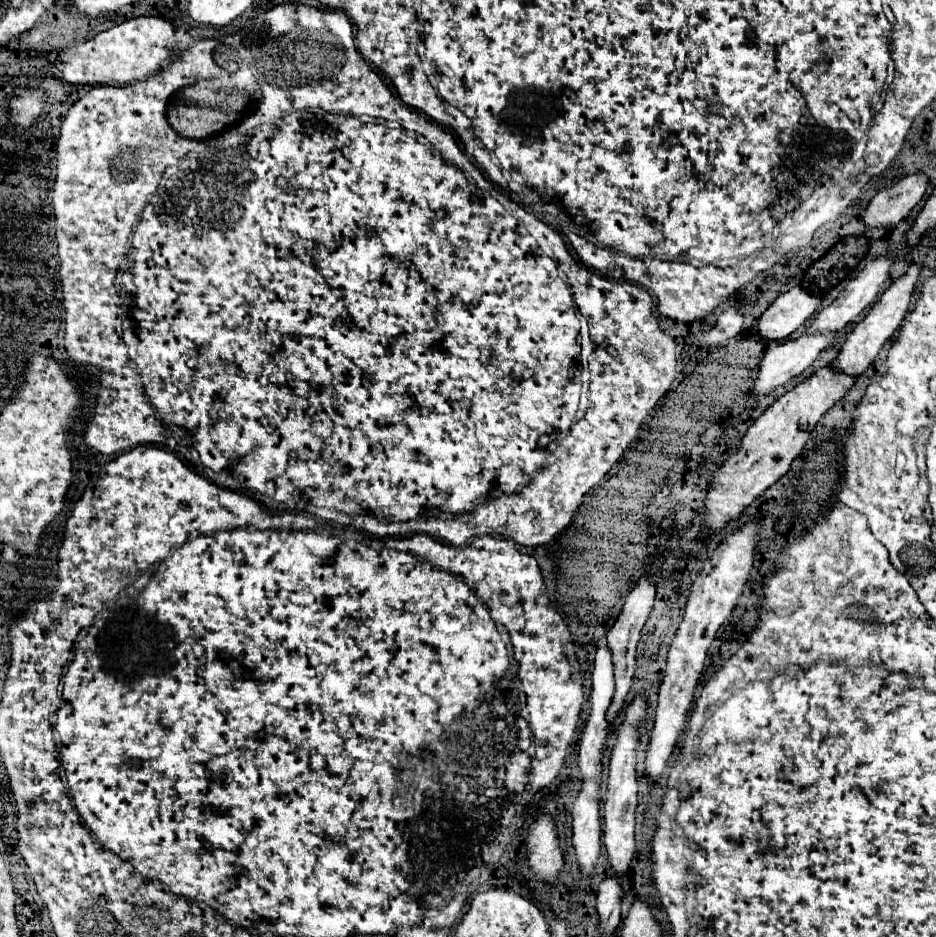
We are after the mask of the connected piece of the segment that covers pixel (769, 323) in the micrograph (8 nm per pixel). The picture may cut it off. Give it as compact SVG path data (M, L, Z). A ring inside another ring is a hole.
M793 287L789 293L779 295L769 309L759 317L755 331L765 341L783 341L793 335L821 305L821 297Z

